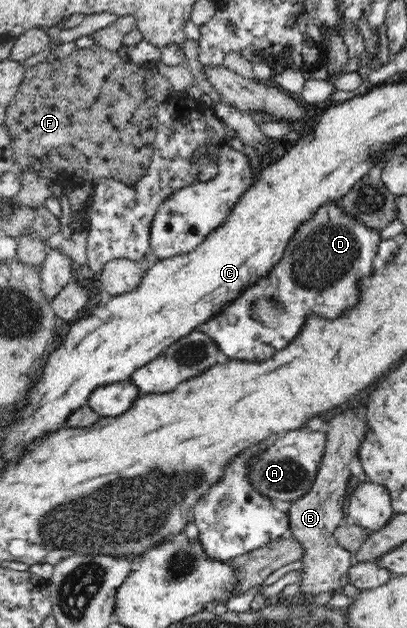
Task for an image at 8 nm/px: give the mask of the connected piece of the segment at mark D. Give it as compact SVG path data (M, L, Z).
M337 204L319 207L315 217L295 231L281 261L235 301L197 331L210 337L228 358L261 361L294 340L306 315L335 317L355 303L355 281L371 273L371 260L381 241L379 230L355 223Z

